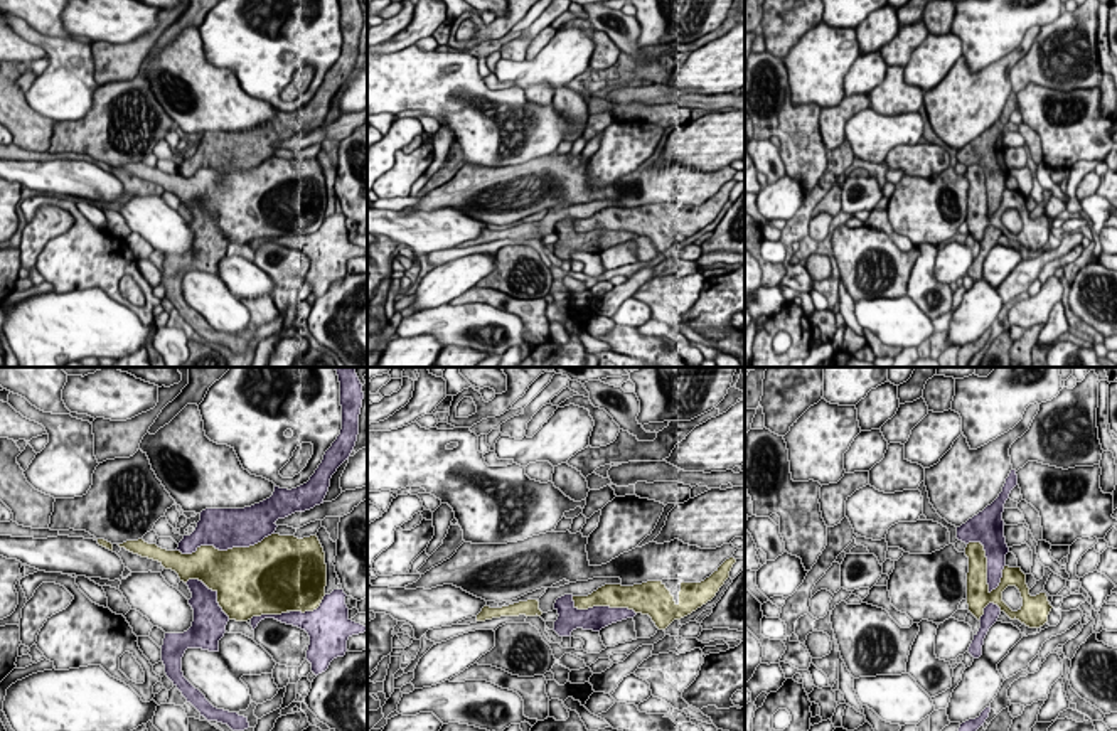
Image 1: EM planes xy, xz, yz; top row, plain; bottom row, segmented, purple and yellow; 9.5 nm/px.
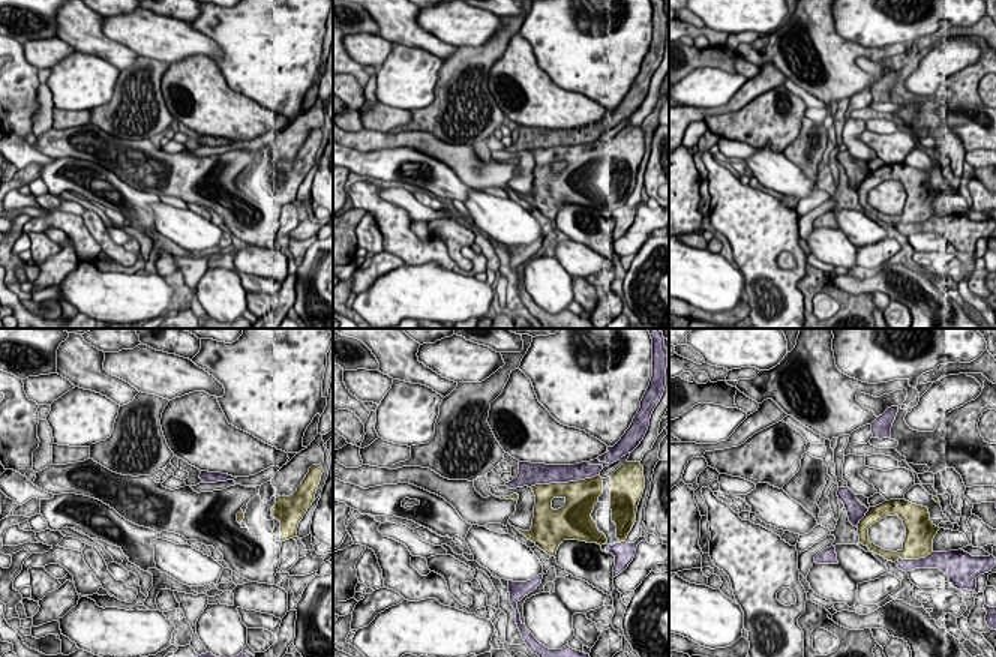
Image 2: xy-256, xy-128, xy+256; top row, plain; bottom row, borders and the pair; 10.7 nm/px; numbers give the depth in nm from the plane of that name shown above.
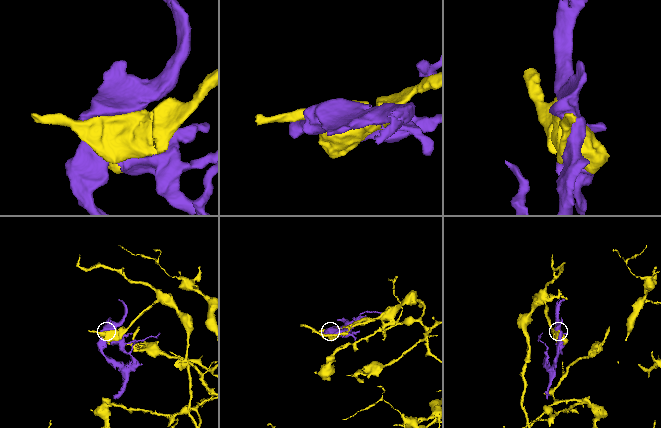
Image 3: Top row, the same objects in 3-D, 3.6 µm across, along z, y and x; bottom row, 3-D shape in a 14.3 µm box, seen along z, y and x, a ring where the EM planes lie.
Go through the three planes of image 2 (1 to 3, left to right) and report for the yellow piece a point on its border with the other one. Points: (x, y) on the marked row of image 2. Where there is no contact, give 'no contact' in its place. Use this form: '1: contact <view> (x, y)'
1: no contact
2: contact xy-128 (563, 482)
3: contact xy+256 (914, 560)

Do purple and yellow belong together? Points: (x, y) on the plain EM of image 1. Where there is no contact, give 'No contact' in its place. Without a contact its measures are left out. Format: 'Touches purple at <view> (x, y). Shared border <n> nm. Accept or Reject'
Touches purple at xy (224, 172). Shared border 950 nm. Reject

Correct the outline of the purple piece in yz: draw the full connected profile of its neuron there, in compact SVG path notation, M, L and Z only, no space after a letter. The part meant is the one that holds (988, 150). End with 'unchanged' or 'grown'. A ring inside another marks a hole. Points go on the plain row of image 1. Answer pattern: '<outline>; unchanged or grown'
M1011 93L999 120L982 135L979 135L965 147L957 150L959 163L965 167L981 165L984 168L987 180L989 216L999 209L1002 200L1002 192L1006 189L1006 177L1009 175L1009 170L1004 160L1002 135L1004 135L1004 126L1016 108L1018 108L1018 98L1016 93Z; unchanged

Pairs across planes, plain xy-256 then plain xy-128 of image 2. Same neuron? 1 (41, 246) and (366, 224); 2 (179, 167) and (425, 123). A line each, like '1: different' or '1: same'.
1: same
2: different

